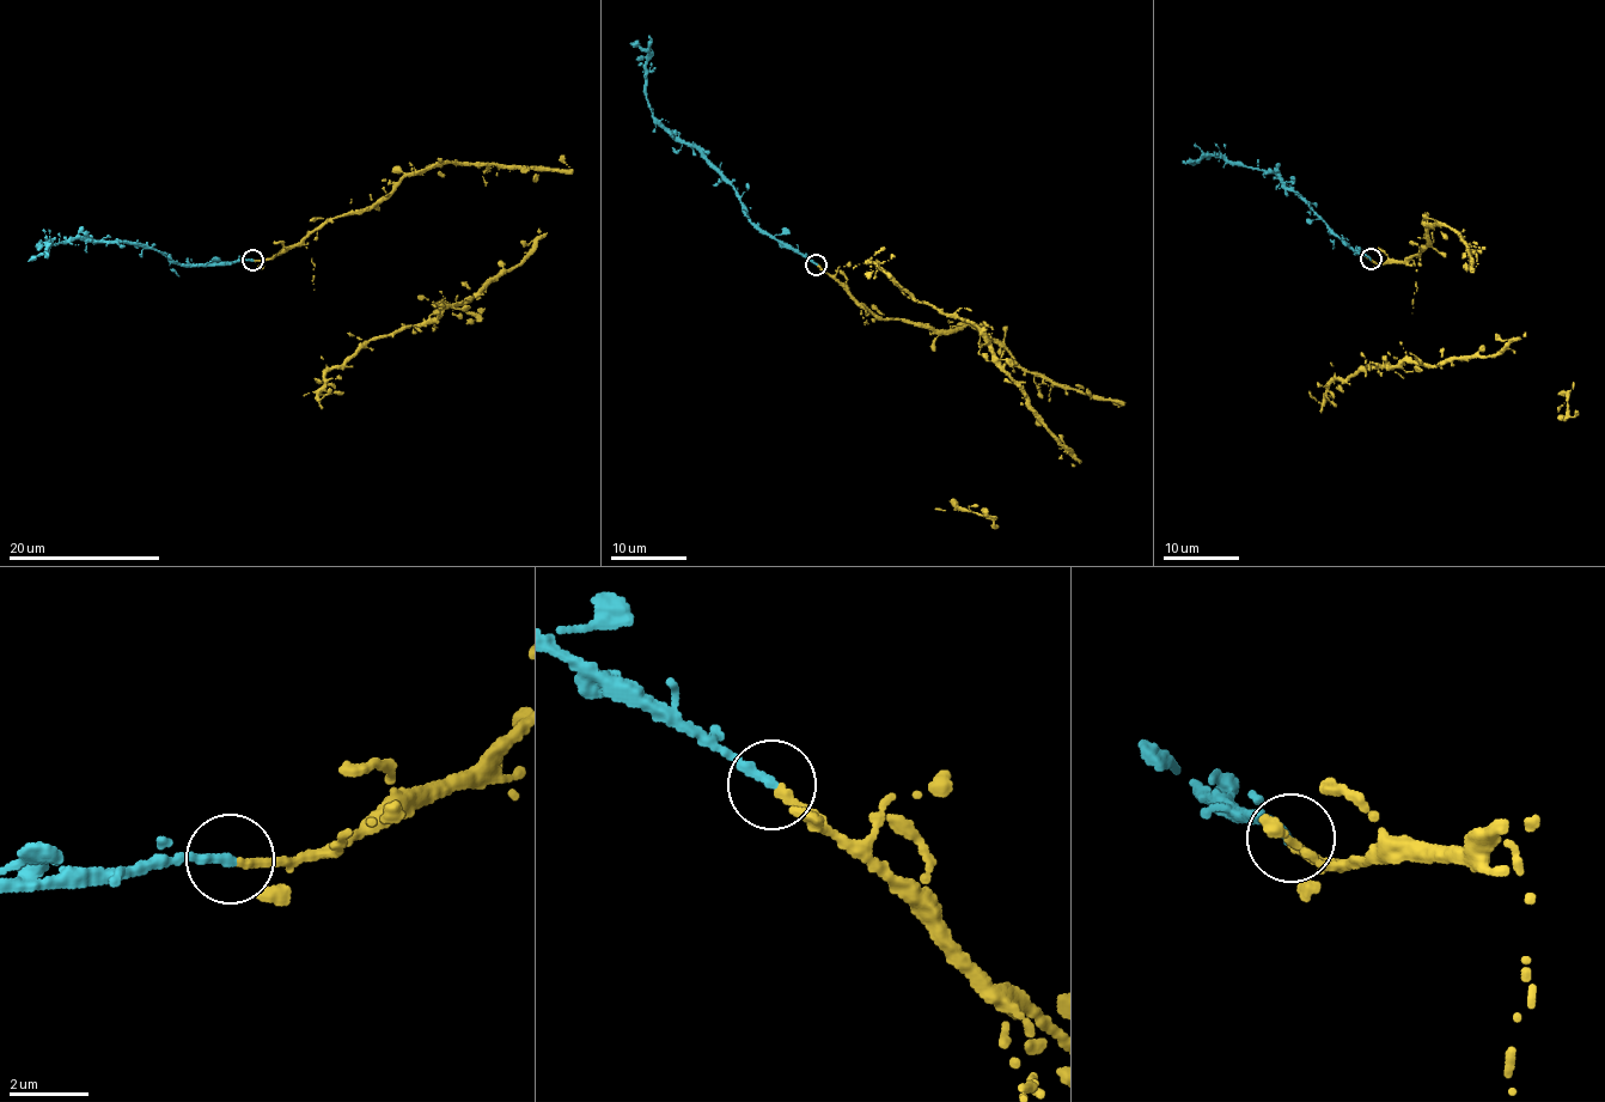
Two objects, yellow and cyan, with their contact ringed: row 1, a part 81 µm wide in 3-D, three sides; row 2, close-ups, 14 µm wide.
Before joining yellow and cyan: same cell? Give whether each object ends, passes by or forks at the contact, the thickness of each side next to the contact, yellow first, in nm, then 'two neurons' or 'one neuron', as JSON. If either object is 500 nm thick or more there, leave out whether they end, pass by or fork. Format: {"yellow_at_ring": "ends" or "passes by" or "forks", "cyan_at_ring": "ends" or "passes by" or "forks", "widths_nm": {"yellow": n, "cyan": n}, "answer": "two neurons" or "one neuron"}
{"yellow_at_ring": "ends", "cyan_at_ring": "ends", "widths_nm": {"yellow": 260, "cyan": 280}, "answer": "one neuron"}

